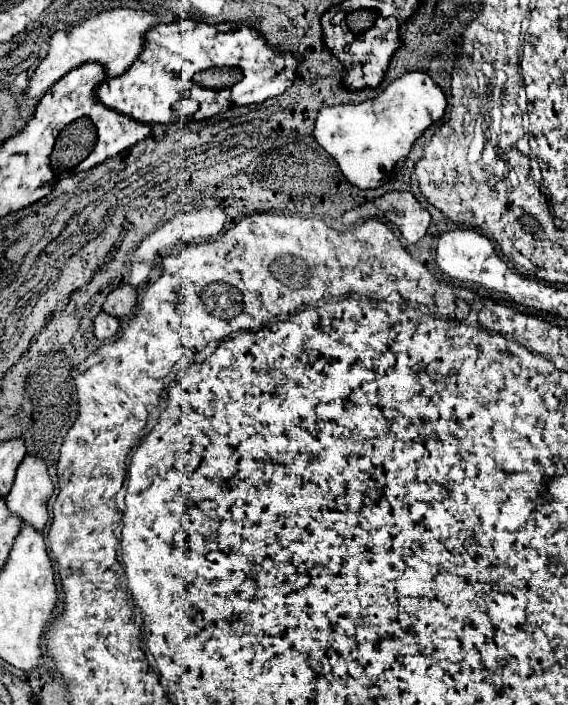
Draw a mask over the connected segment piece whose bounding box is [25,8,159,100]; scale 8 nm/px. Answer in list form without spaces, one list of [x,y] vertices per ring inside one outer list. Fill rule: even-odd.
[[[117,8],[117,10],[101,12],[101,14],[93,16],[91,20],[85,20],[83,24],[73,26],[69,30],[55,32],[45,60],[37,66],[37,70],[33,72],[33,76],[29,80],[29,86],[25,88],[25,96],[39,100],[61,76],[65,76],[73,68],[87,64],[87,62],[101,64],[105,68],[107,76],[121,76],[141,54],[143,36],[155,22],[159,22],[159,18],[145,10]]]

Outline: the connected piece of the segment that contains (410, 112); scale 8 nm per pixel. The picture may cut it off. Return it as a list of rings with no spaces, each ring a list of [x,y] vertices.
[[[407,72],[401,78],[393,80],[377,98],[361,102],[361,104],[341,104],[341,106],[331,106],[323,108],[317,116],[313,138],[319,142],[319,146],[333,156],[333,160],[339,164],[343,176],[347,182],[353,186],[367,190],[367,188],[377,188],[381,180],[397,166],[403,164],[407,158],[413,142],[437,120],[441,120],[445,112],[447,100],[443,90],[425,74],[425,72]]]

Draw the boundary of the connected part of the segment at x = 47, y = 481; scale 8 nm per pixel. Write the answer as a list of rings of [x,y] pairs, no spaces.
[[[27,454],[17,468],[17,476],[11,492],[7,494],[7,506],[13,514],[23,518],[25,524],[43,530],[47,524],[47,500],[53,494],[53,482],[47,472],[47,464],[39,456]]]

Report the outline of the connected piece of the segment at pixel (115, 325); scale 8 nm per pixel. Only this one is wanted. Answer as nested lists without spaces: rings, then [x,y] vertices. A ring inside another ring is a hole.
[[[101,312],[93,320],[93,330],[95,330],[95,336],[99,340],[111,340],[119,330],[119,320],[115,316],[111,316],[111,314]]]

